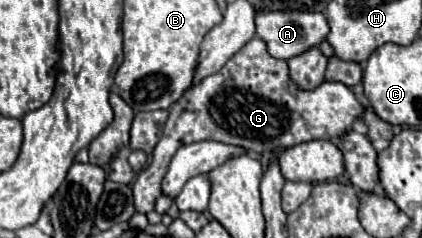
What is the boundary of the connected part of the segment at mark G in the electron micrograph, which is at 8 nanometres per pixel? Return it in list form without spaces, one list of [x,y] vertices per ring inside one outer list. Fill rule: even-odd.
[[[253,37],[245,47],[241,47],[225,63],[225,67],[219,73],[203,79],[199,85],[189,89],[171,107],[169,121],[165,125],[163,137],[161,137],[161,141],[157,143],[157,147],[153,151],[153,163],[147,169],[143,169],[137,175],[135,183],[133,183],[135,211],[143,213],[143,215],[153,211],[157,197],[161,197],[161,179],[165,177],[165,171],[169,167],[169,161],[171,161],[173,153],[181,145],[189,145],[189,143],[195,143],[195,141],[211,139],[211,141],[221,141],[221,143],[227,143],[227,145],[243,147],[243,149],[255,151],[255,153],[271,153],[271,151],[293,147],[297,143],[313,141],[313,139],[337,141],[351,129],[353,119],[357,119],[361,113],[363,113],[363,105],[355,99],[353,91],[347,85],[339,83],[339,81],[323,81],[315,89],[299,89],[289,77],[287,61],[271,57],[269,51],[265,49],[265,41],[261,41],[259,37]]]

